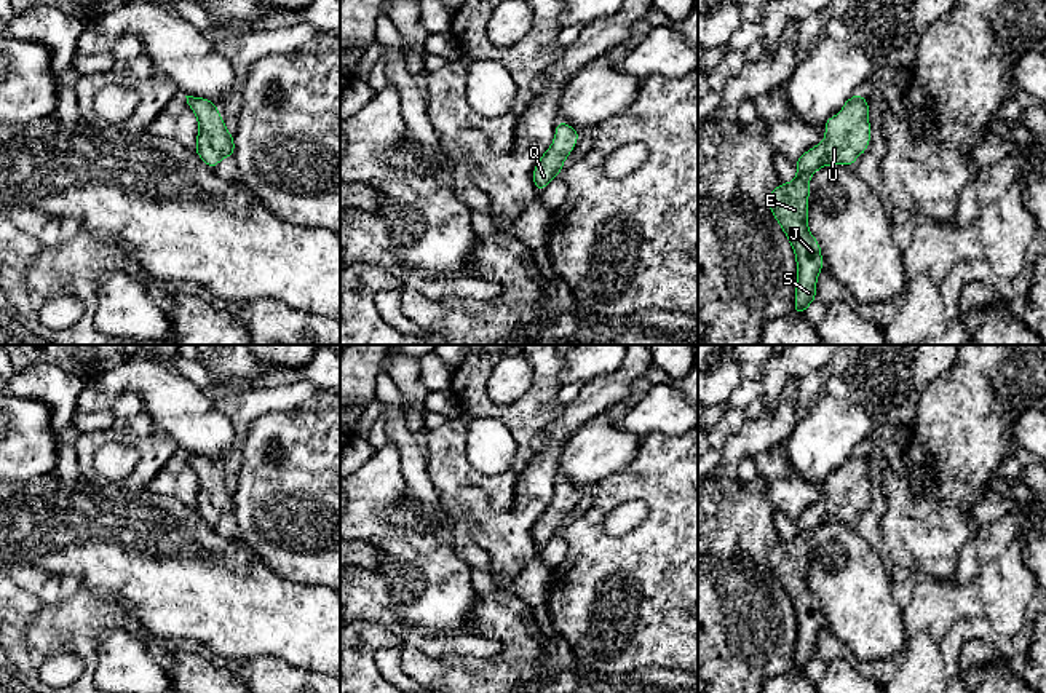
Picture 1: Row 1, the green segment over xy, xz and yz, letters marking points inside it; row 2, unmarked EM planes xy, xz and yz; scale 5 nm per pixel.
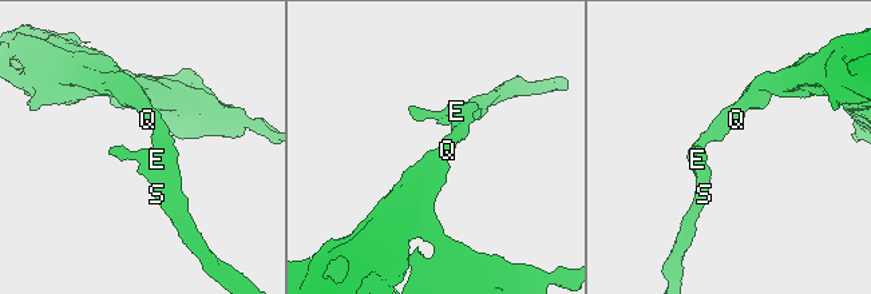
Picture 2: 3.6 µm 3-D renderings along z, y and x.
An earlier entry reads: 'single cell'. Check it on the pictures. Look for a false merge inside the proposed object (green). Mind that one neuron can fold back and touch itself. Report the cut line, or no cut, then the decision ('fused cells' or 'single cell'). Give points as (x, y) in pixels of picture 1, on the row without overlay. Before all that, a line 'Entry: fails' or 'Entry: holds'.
Entry: holds
no cut | single cell

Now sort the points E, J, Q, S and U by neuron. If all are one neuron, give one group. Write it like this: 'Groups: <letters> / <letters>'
Groups: E J Q S U

